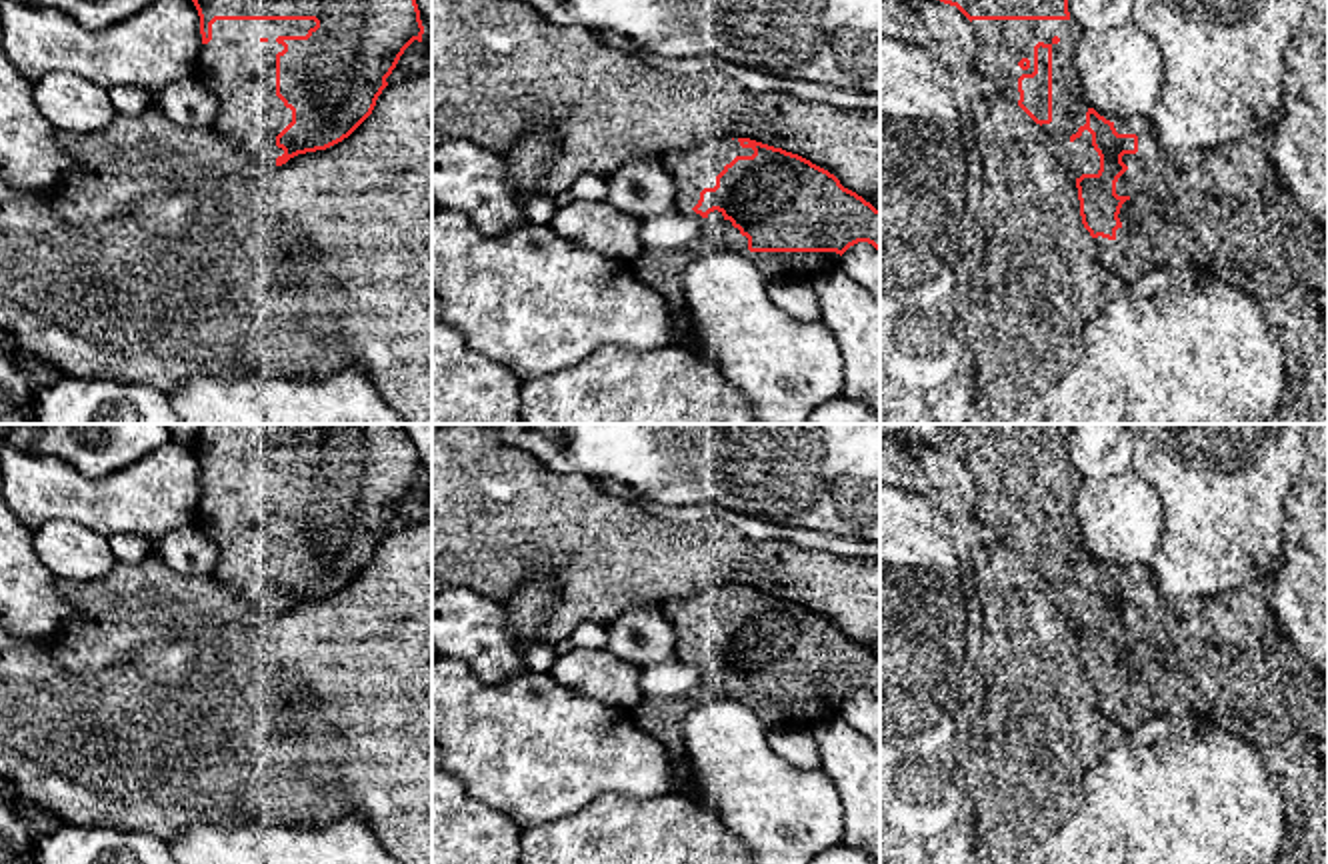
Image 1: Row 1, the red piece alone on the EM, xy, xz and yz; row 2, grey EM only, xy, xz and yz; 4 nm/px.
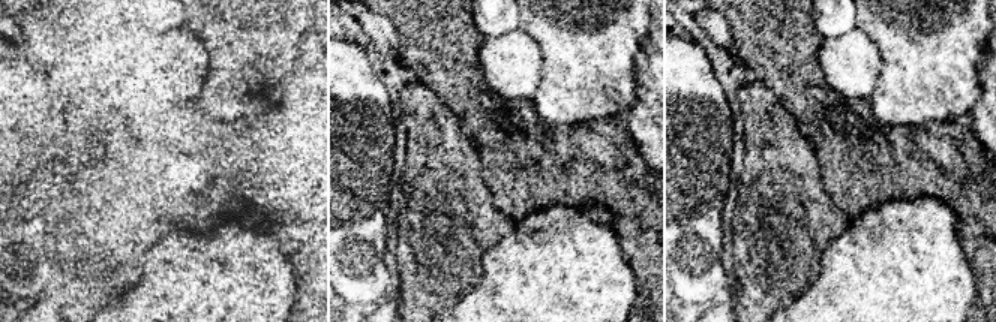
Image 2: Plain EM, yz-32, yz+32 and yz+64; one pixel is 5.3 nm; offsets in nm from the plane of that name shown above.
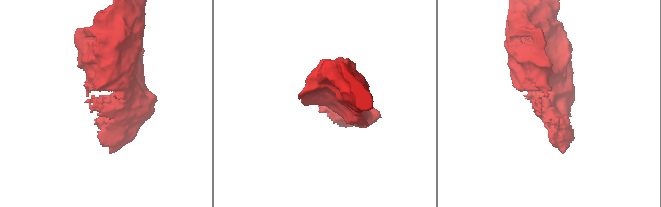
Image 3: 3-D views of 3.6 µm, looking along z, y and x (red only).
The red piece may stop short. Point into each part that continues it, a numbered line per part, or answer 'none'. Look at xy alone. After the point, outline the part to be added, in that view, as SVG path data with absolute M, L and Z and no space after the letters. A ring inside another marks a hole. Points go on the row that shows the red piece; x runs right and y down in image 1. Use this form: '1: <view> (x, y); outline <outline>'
1: xy (240, 70); outline M216 20L212 24L212 40L200 48L198 76L220 102L214 128L222 136L244 144L248 154L264 166L276 166L276 158L284 154L276 146L276 136L292 122L292 110L276 96L276 54L284 50L276 38L306 36L314 26L314 20Z

